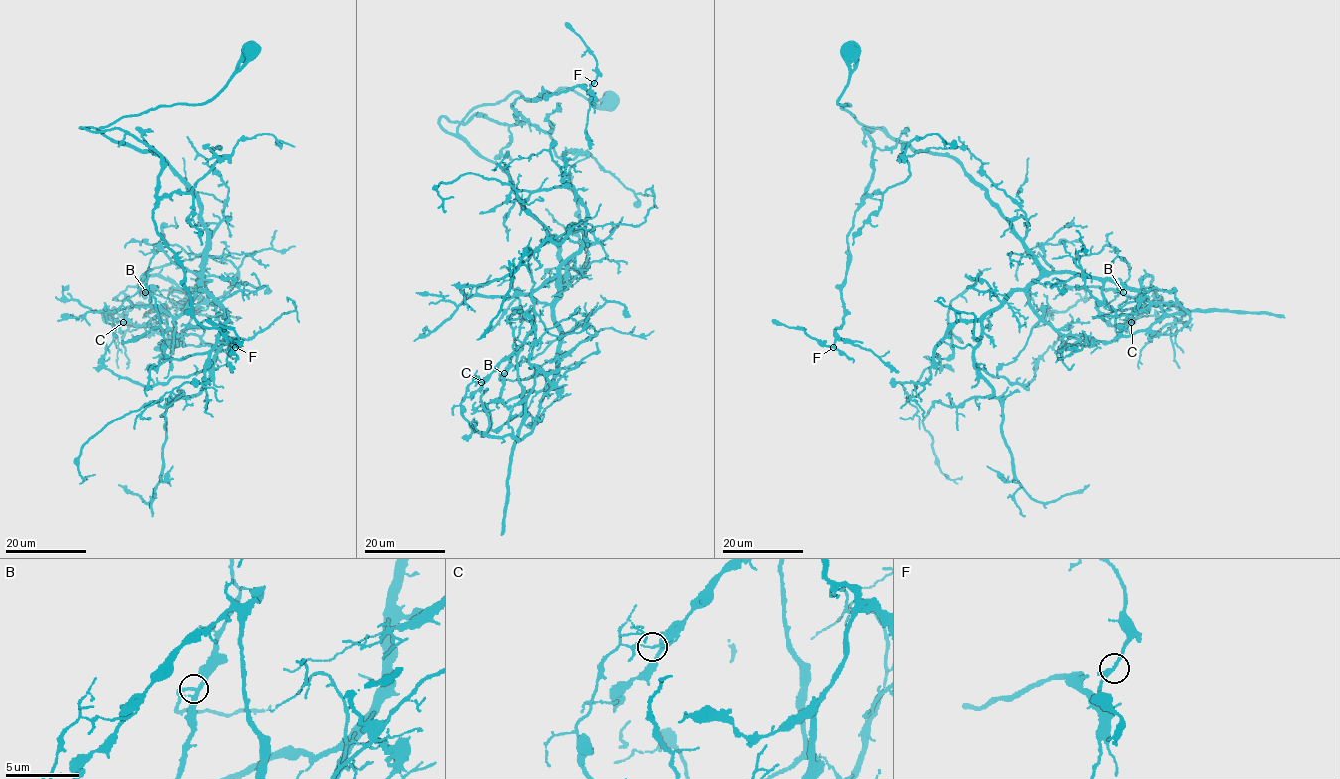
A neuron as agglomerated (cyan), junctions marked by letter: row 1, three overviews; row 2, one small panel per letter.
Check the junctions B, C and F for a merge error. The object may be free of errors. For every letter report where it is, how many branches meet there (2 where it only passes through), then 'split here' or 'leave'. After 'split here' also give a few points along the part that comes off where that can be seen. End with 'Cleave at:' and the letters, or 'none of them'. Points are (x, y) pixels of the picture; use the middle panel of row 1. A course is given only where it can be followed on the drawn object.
B: place (504, 373); branches 3; leave
C: place (481, 382); branches 2; split here; course (482, 381), (515, 352), (527, 414), (526, 399), (537, 370), (529, 362), (535, 329), (528, 312)
F: place (594, 83); branches 3; leave
Cleave at: C

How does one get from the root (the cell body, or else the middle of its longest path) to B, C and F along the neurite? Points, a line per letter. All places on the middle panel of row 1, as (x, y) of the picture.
B: (609, 102), (514, 92), (457, 128), (565, 264), (555, 377), (500, 403), (504, 373)
C: (609, 102), (514, 92), (457, 128), (565, 264), (558, 366), (534, 428), (476, 432), (460, 403), (482, 381)
F: (609, 102), (514, 92), (456, 134), (439, 123), (520, 123), (518, 98), (594, 83)

